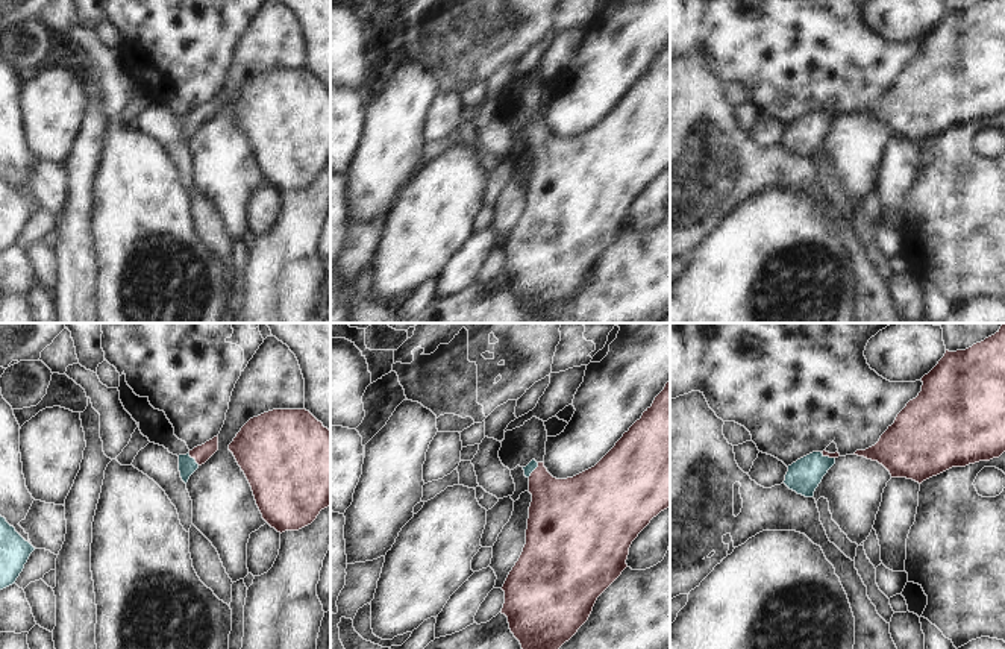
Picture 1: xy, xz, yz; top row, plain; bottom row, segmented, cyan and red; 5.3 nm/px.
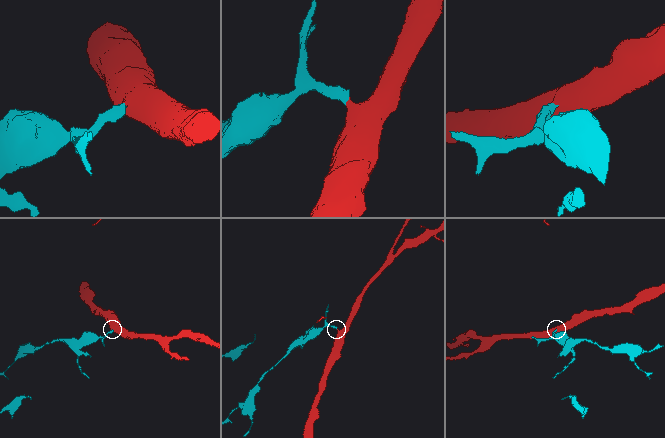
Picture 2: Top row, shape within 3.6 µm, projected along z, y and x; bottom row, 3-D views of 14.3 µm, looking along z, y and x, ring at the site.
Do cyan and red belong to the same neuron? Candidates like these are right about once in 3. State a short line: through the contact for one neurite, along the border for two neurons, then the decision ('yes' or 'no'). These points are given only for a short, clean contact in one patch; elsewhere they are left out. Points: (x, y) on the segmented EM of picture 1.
line xz (532, 464), (534, 469), (543, 487), (560, 508); yes

